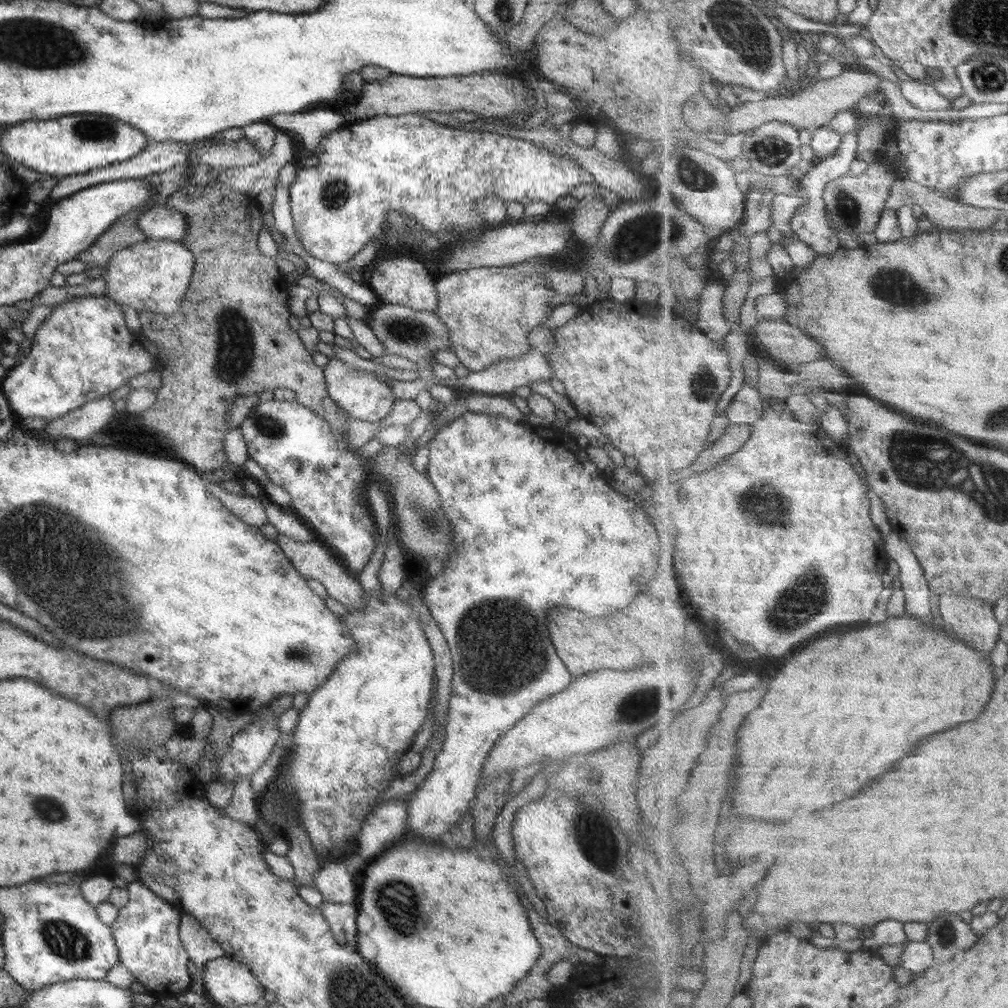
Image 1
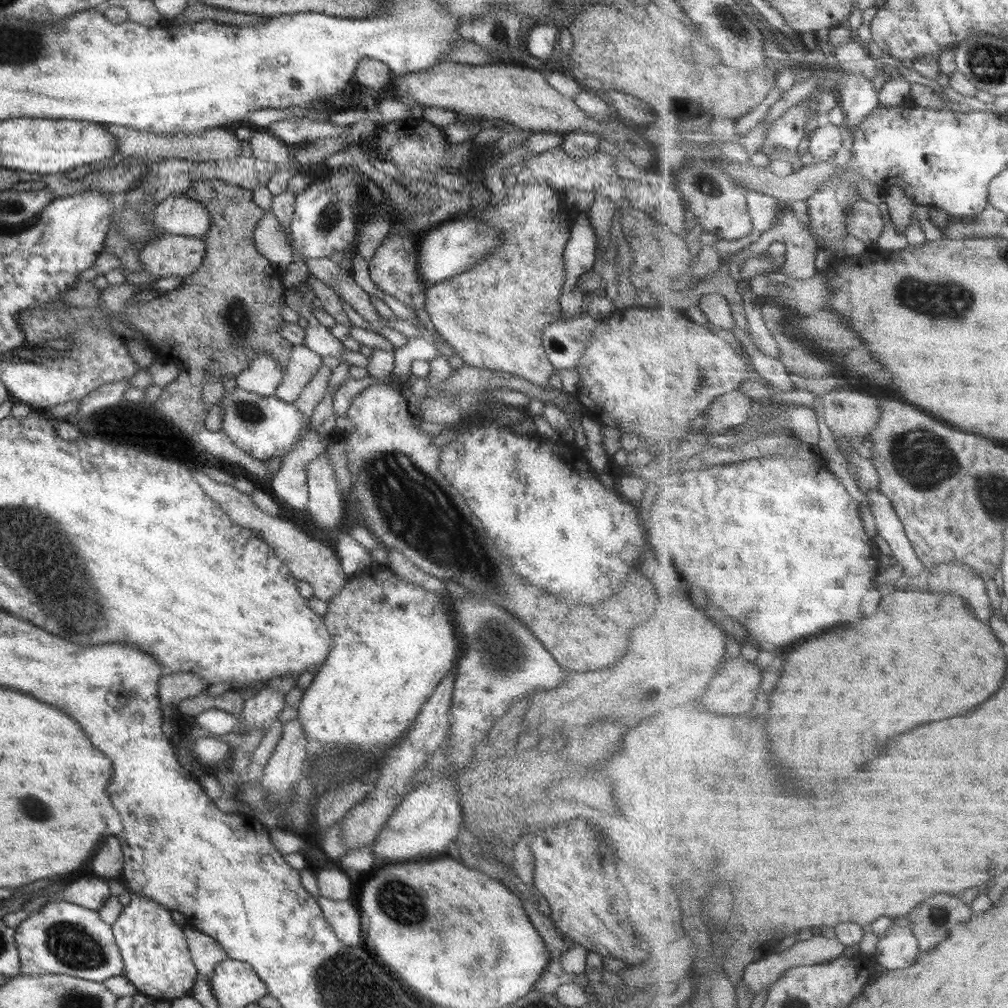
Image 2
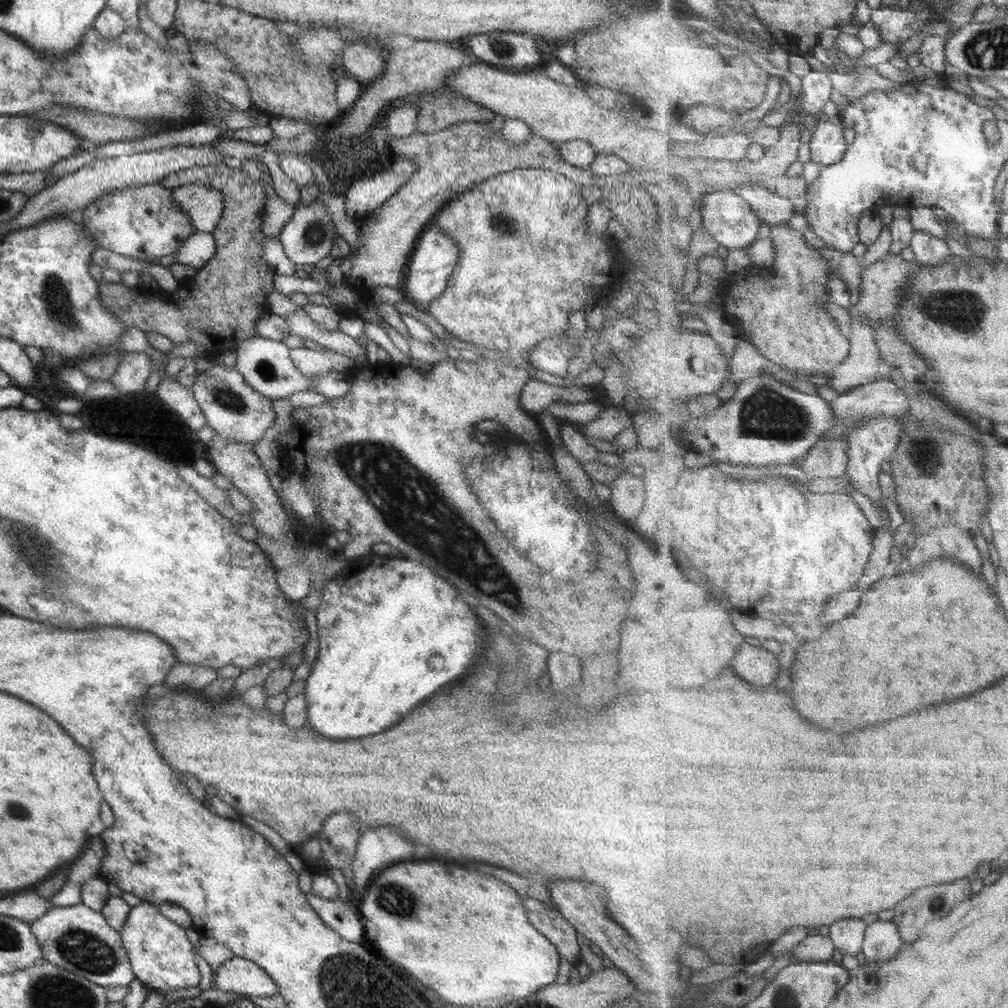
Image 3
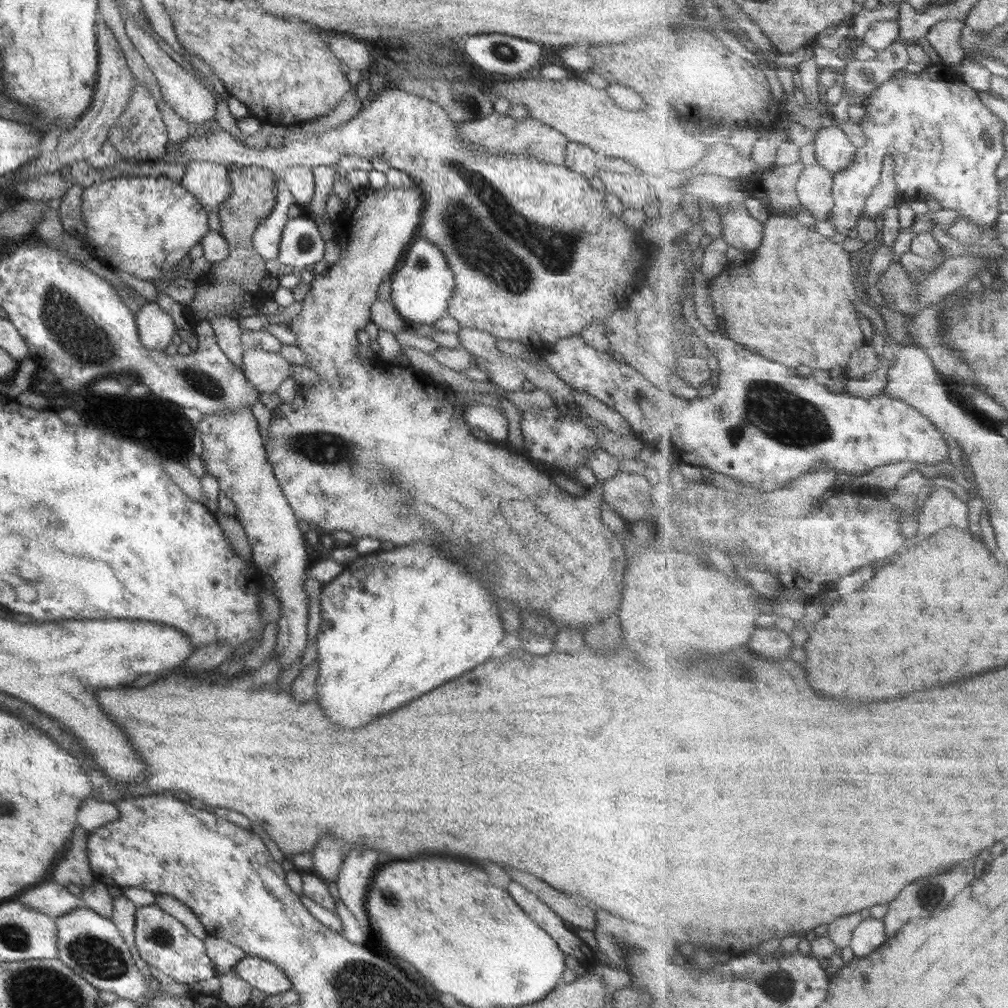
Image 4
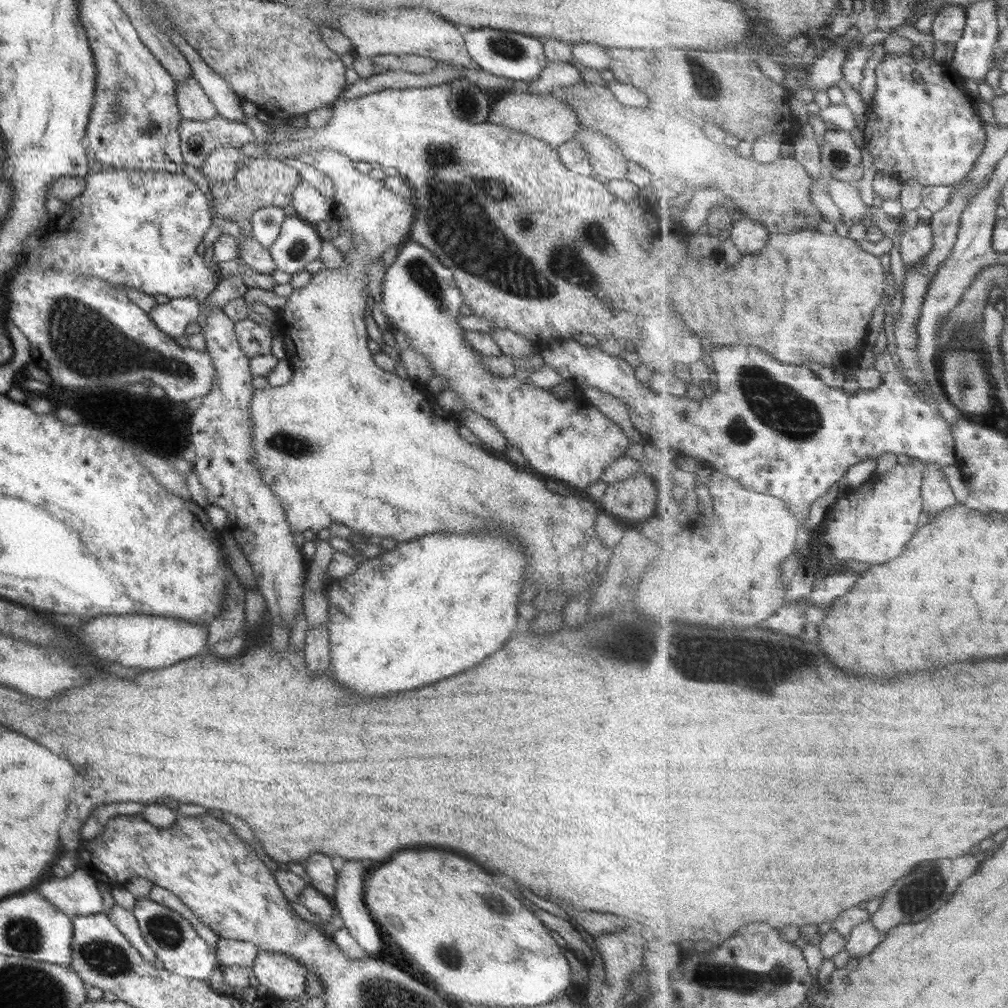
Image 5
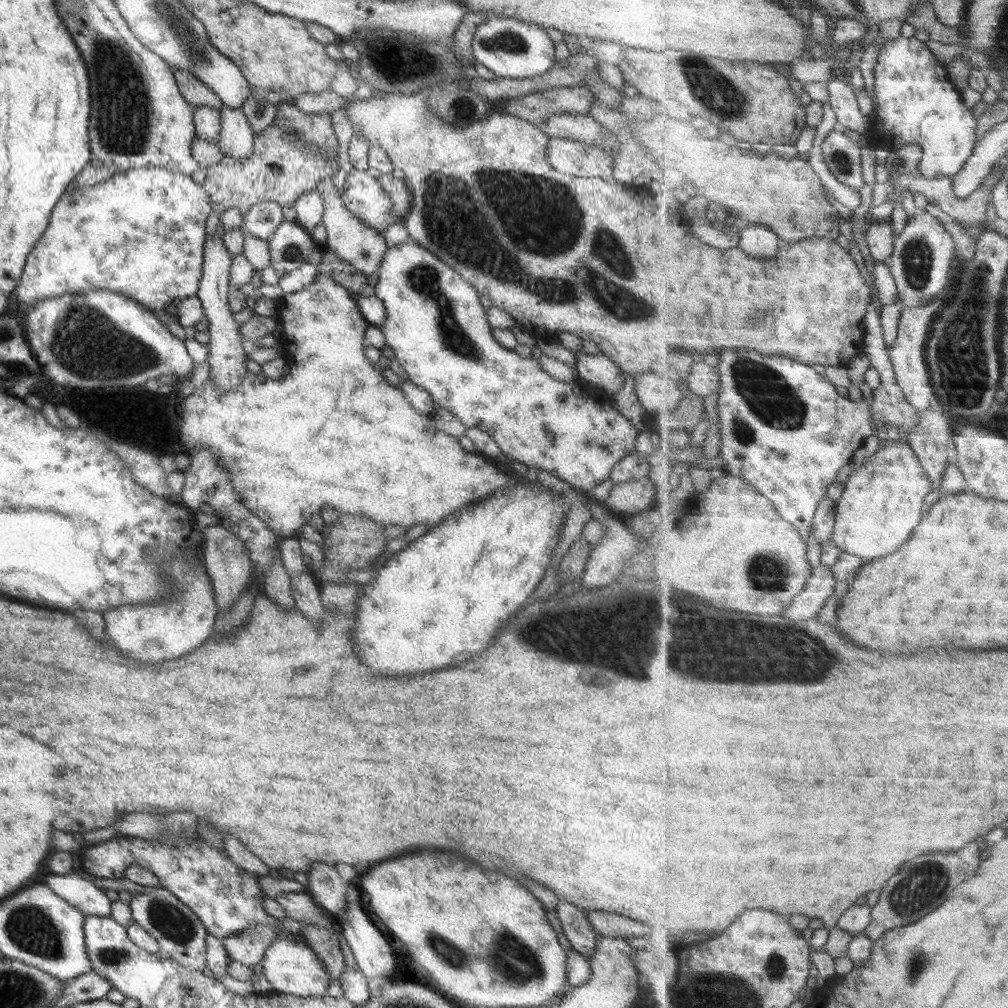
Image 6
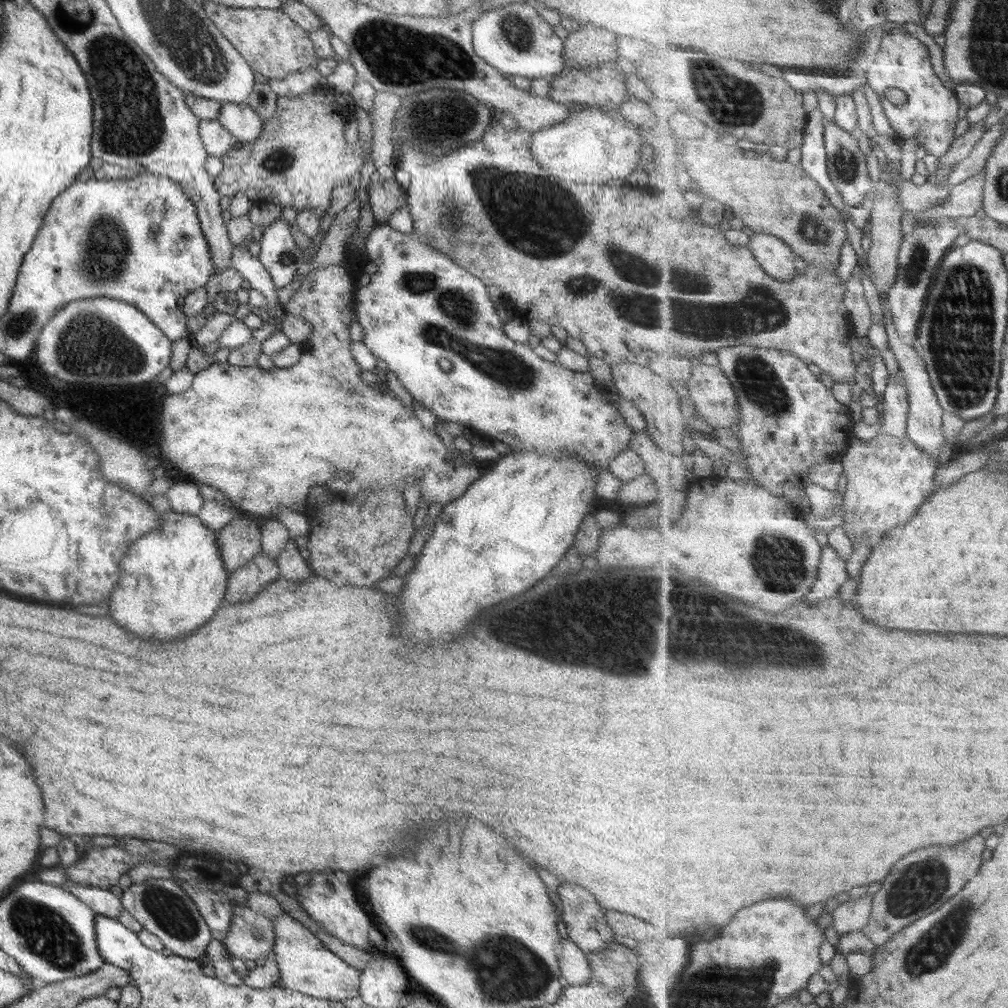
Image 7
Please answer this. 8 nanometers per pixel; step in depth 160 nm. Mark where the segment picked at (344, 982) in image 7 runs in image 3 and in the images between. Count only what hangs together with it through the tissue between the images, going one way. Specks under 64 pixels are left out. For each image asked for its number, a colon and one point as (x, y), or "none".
3: (238, 975)
4: (258, 973)
5: (283, 977)
6: (287, 964)

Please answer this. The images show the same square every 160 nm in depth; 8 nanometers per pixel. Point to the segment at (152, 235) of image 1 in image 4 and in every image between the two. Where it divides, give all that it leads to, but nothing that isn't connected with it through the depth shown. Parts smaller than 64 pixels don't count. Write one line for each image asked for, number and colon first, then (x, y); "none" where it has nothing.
2: (178, 215)
3: (203, 205)
4: (207, 182)

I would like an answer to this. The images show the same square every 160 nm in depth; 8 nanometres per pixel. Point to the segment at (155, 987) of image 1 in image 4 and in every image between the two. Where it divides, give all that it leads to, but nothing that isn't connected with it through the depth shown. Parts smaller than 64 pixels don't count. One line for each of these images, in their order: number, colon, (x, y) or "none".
2: (156, 961)
3: (159, 954)
4: (163, 943)

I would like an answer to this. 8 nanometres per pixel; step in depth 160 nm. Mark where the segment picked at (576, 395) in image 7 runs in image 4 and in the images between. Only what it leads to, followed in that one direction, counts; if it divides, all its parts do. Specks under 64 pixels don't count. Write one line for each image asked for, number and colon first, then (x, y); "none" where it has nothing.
4: (421, 286)
5: (419, 297)
6: (434, 324)

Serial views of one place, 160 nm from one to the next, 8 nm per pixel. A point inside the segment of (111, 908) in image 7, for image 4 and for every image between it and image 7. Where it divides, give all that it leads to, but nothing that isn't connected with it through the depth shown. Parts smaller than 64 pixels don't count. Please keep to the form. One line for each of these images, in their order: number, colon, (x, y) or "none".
4: (51, 899)
5: (76, 895)
6: (90, 901)

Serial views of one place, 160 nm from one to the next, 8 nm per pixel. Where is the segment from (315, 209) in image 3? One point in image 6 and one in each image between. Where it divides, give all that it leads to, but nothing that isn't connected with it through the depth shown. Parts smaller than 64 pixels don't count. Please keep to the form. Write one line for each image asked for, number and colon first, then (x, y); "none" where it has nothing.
4: (300, 245)
5: (297, 244)
6: (290, 245)

